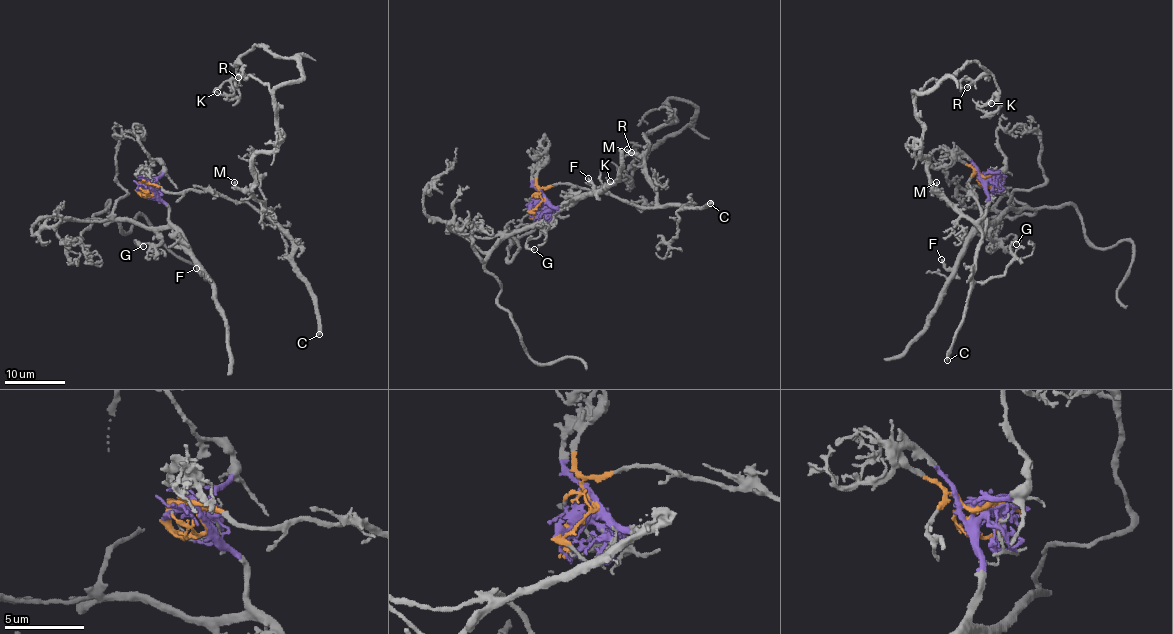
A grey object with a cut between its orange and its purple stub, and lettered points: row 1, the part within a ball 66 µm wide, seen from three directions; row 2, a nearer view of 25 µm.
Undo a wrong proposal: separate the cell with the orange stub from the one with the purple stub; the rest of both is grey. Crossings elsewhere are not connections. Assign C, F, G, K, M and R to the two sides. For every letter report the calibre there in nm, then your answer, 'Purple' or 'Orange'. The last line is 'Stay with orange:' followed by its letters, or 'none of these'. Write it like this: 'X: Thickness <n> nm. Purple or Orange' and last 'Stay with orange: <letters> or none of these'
C: Thickness 280 nm. Orange
F: Thickness 190 nm. Purple
G: Thickness 160 nm. Purple
K: Thickness 150 nm. Orange
M: Thickness 190 nm. Orange
R: Thickness 140 nm. Orange
Stay with orange: C, K, M, R

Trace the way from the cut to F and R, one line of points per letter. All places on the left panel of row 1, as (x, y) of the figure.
F: (148, 187), (167, 207), (169, 220), (181, 235), (196, 267)
R: (149, 187), (216, 191), (263, 211), (252, 158), (278, 142), (275, 90), (302, 68), (257, 44), (237, 77)

